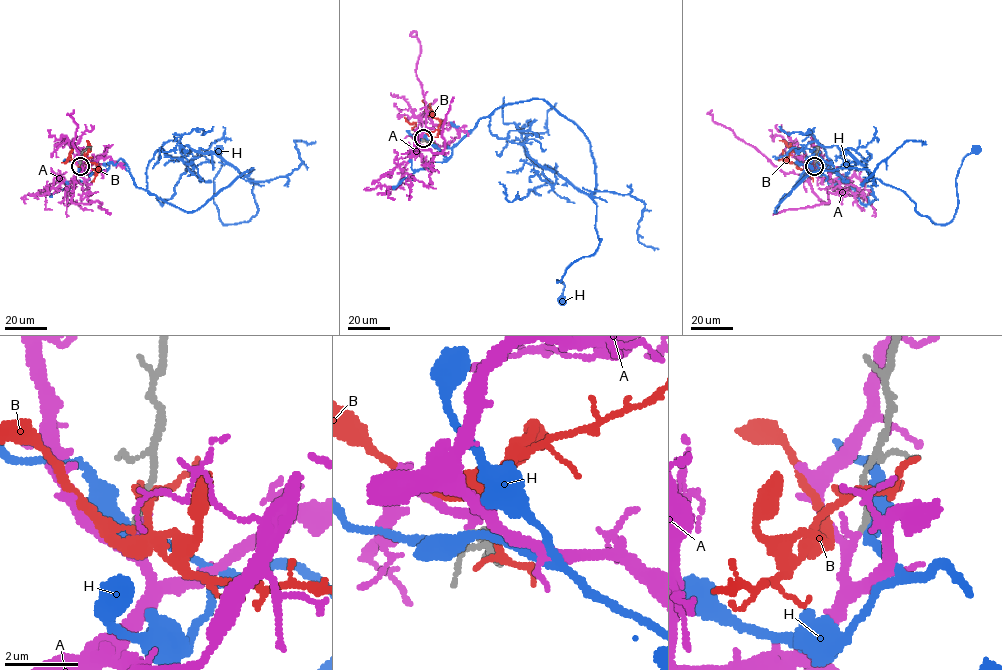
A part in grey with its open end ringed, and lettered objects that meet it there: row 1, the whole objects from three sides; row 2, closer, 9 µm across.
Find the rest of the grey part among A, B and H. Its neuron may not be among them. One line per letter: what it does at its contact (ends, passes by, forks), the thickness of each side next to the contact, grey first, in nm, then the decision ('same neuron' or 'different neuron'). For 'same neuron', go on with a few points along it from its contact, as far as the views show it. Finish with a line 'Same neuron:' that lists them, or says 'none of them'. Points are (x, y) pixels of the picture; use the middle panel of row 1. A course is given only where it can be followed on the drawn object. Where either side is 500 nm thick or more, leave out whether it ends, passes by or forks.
A: it passes by | 170/220 nm | same neuron | via (423, 138), (425, 102), (422, 84), (415, 74), (420, 44), (411, 34), (415, 31), (416, 36)
B: it forks | 120/140 nm | different neuron
H: it passes by | 180/360 nm | different neuron
Same neuron: A

